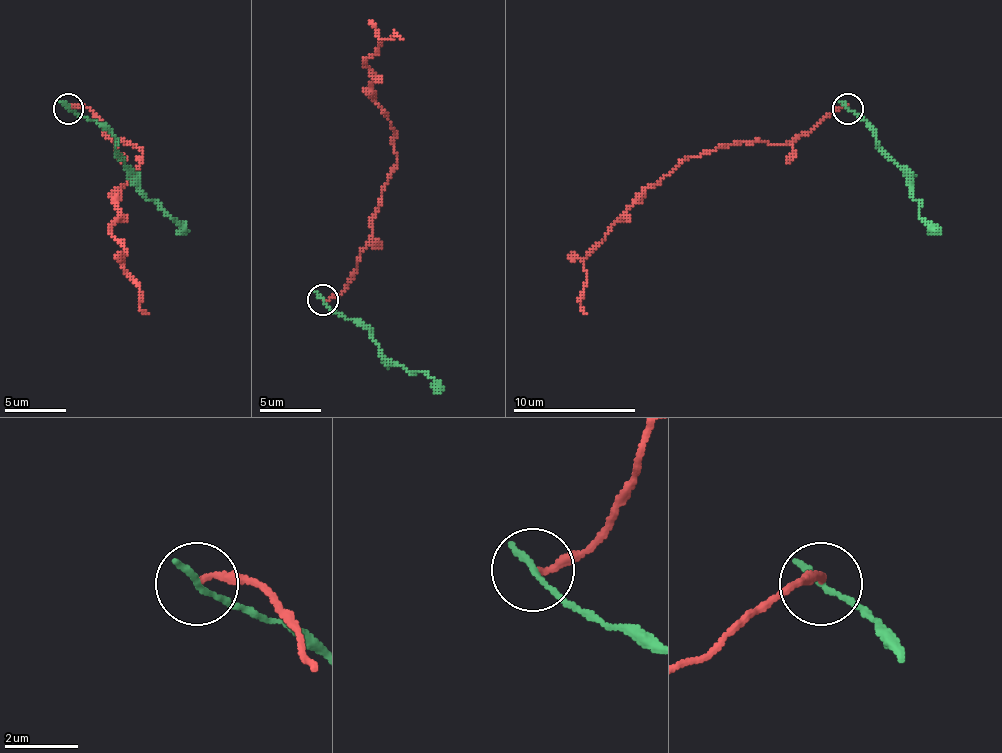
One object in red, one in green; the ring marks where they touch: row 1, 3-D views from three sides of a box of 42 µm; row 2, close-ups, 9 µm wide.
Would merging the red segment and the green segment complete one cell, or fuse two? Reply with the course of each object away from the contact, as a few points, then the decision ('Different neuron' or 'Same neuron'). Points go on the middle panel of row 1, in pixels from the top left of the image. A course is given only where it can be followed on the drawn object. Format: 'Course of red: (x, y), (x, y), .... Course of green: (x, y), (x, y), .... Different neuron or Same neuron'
Course of red: (323, 301), (342, 291), (372, 236), (397, 162), (366, 64), (379, 36), (403, 39). Course of green: (323, 301), (332, 310), (369, 328), (369, 337), (388, 359), (409, 371), (425, 371), (440, 393). Different neuron

